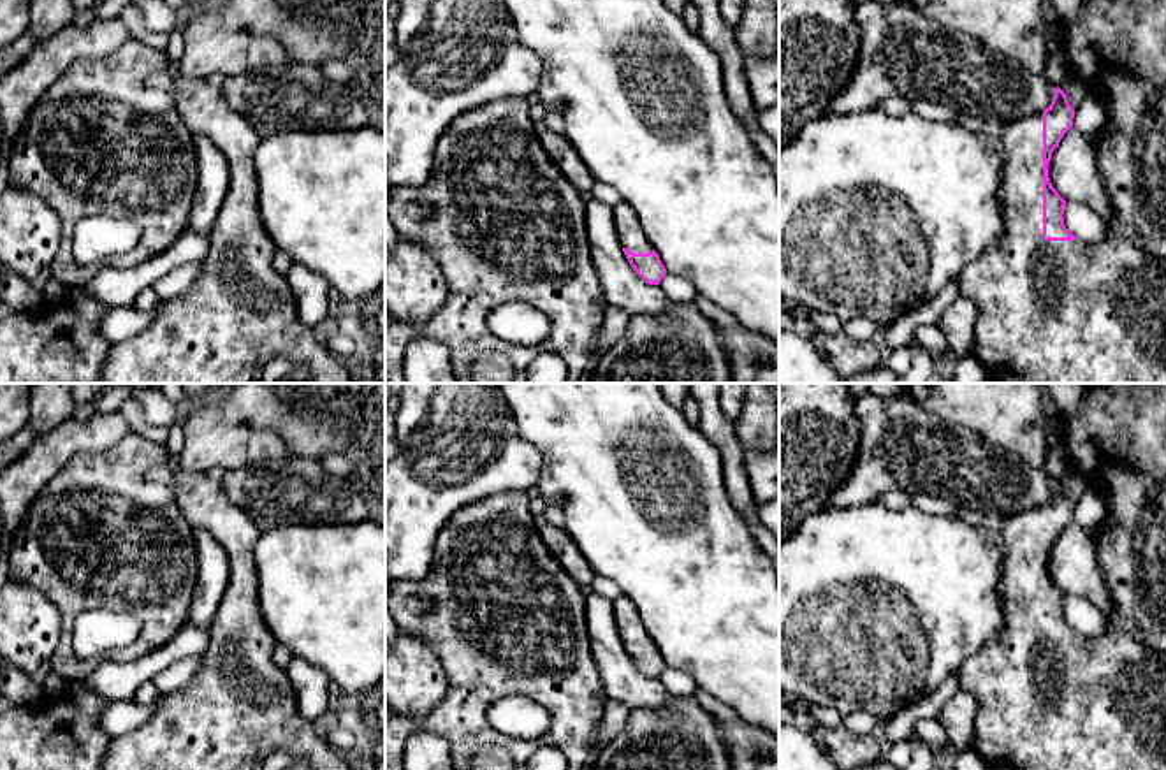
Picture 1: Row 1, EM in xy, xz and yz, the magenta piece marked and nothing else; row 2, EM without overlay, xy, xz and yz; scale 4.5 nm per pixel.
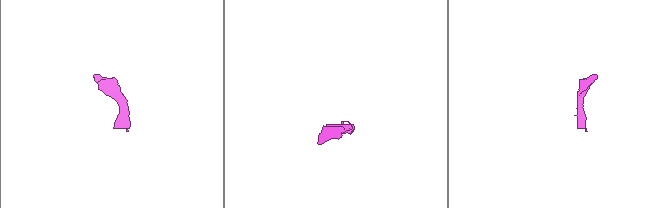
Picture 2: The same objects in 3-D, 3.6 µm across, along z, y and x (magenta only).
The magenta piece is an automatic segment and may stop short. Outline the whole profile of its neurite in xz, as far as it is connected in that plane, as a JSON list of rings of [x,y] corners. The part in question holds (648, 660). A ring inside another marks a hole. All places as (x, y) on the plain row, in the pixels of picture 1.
[[[619,596],[614,599],[614,621],[633,665],[649,679],[660,679],[667,668],[660,649],[652,643],[635,605]]]

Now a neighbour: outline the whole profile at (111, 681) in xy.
[[[186,622],[158,650],[127,663],[106,661],[88,677],[70,684],[70,687],[95,693],[107,701],[132,700],[141,684],[153,680],[172,663],[188,656],[202,656],[208,642],[209,626],[200,628]]]

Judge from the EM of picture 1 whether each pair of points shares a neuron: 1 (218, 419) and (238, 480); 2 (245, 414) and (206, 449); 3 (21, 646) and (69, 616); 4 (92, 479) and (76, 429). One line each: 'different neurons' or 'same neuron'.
1: different neurons
2: same neuron
3: different neurons
4: different neurons

